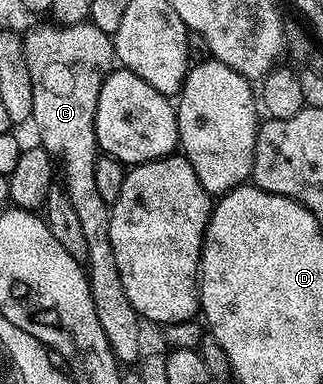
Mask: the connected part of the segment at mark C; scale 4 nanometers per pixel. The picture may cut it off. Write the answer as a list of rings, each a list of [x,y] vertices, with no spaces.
[[[89,20],[72,26],[50,25],[35,26],[22,35],[25,64],[29,66],[33,84],[31,122],[39,133],[38,145],[53,159],[58,177],[63,177],[61,189],[73,206],[73,212],[77,212],[77,220],[81,220],[87,249],[87,283],[93,296],[93,308],[97,308],[97,320],[101,320],[101,328],[105,328],[105,336],[120,363],[135,364],[141,358],[141,319],[133,304],[129,304],[129,296],[125,296],[125,284],[121,284],[121,272],[117,272],[117,259],[113,257],[113,244],[109,240],[111,207],[101,200],[93,177],[97,157],[97,100],[101,96],[101,84],[117,62],[115,43],[112,35],[101,32],[101,28]]]

